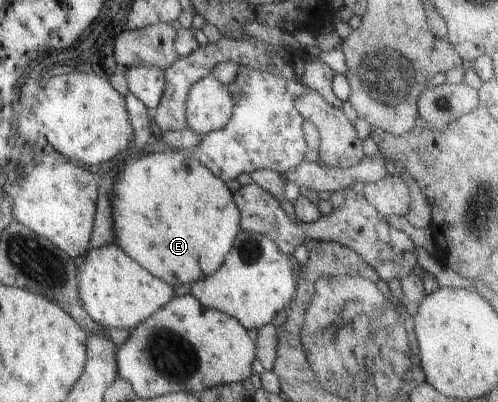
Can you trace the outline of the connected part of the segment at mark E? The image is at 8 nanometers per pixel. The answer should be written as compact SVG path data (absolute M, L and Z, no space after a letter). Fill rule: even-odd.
M177 149L140 154L131 162L127 162L127 165L121 169L121 173L115 175L115 181L113 181L113 187L111 187L111 197L109 197L109 201L110 215L113 215L113 223L110 224L113 225L113 239L115 239L115 243L123 249L123 253L127 253L127 256L132 261L135 261L142 269L145 269L147 273L153 273L153 277L161 277L161 275L163 275L163 281L165 281L167 285L173 285L173 287L181 284L191 285L195 281L201 279L201 277L208 277L211 273L214 273L215 269L221 265L221 261L225 259L227 251L231 249L233 237L240 231L238 225L239 209L233 204L231 193L228 191L225 182L217 177L213 177L203 165L200 165L194 159L193 155L186 152L180 152ZM179 163L187 163L187 167L181 171L181 169L179 169Z

